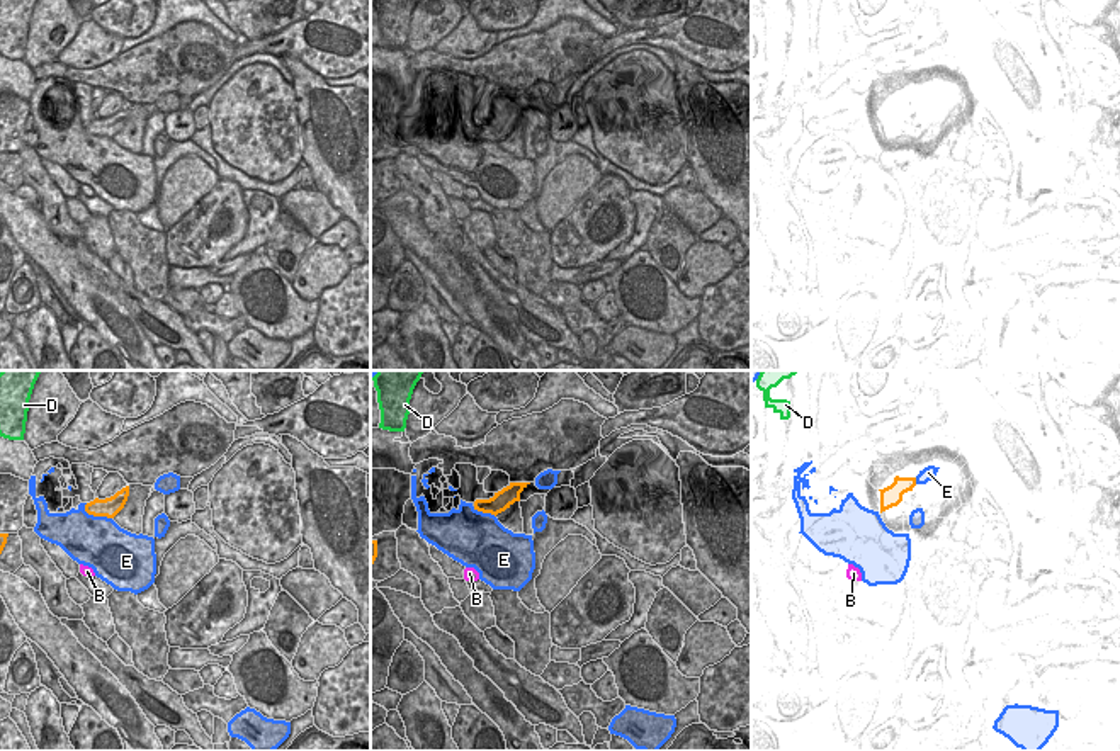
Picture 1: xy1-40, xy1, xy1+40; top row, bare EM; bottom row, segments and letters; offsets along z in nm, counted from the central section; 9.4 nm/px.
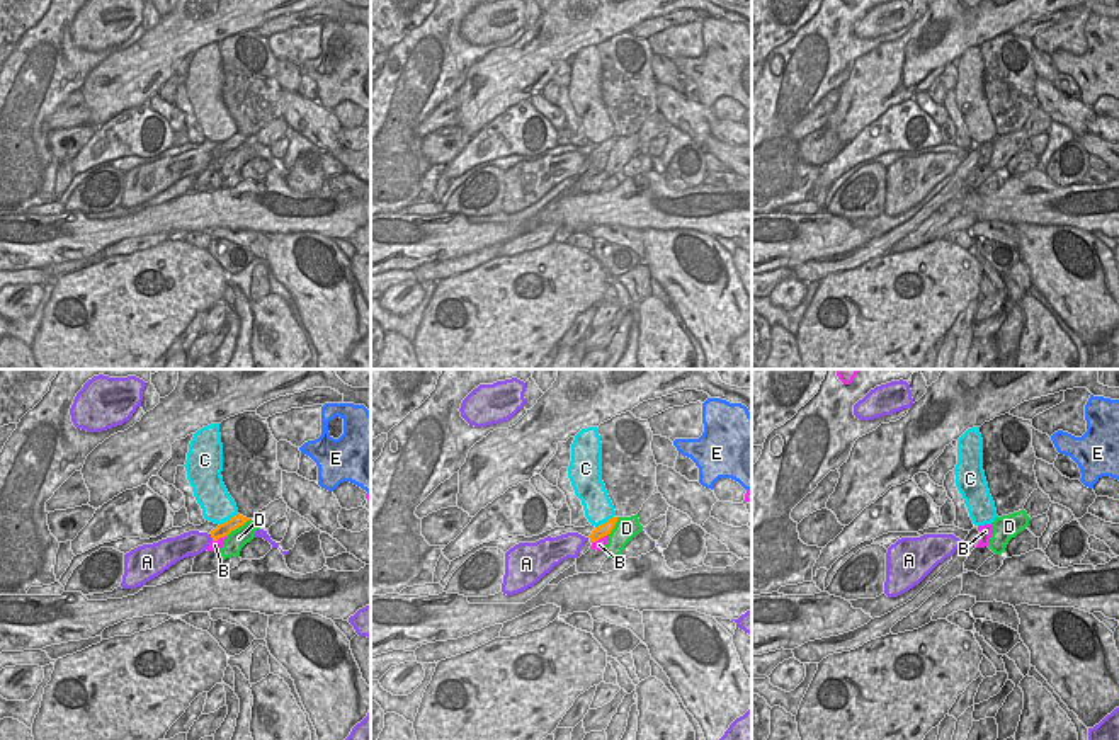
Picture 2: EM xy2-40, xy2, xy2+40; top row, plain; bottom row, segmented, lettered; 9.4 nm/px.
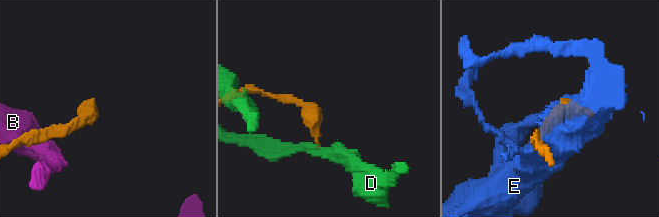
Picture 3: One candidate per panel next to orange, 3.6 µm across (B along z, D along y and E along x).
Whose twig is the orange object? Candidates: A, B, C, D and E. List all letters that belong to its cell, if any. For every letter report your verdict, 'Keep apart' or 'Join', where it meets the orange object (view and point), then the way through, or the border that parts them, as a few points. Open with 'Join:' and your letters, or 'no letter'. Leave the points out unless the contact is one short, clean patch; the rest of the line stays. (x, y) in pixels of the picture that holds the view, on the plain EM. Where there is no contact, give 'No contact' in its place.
Join: no letter
A: Keep apart. Touches orange at xy2-40 (211, 155). Boundary: xy2-40 (210, 153), (213, 159)
B: Keep apart. Touches orange at xy2 (599, 157). Boundary: xy2 (607, 152), (592, 162)
C: Keep apart. Touches orange at xy2-40 (230, 138). Boundary: xy2-40 (237, 131), (220, 143)
D: Keep apart. Touches orange at xy2-40 (238, 145)
E: Keep apart. Touches orange at xy1-40 (96, 135)

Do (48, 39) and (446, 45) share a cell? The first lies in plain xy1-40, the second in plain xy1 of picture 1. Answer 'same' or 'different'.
different

